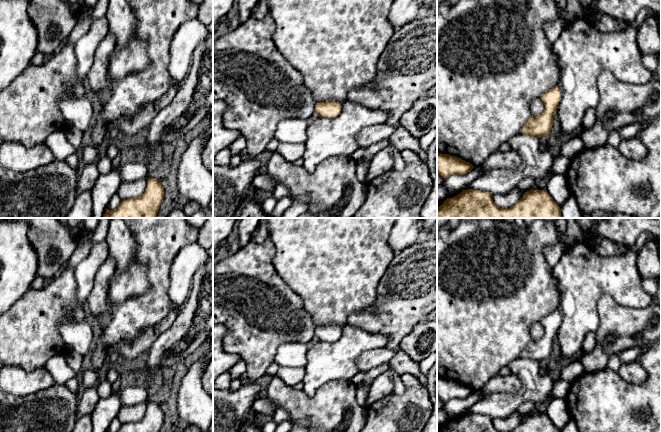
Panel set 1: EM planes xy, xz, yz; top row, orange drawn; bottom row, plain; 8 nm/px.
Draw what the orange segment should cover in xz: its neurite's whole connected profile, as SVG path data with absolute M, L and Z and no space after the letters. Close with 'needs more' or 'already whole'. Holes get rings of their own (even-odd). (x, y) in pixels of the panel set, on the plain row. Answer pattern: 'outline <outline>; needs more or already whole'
outline M334 325L316 327L315 335L320 341L336 341L341 335L342 329Z; already whole

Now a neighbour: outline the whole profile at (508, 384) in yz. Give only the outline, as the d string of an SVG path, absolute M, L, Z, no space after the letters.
M512 373L507 376L497 374L480 391L485 395L492 392L510 394L519 391L521 388L521 380Z

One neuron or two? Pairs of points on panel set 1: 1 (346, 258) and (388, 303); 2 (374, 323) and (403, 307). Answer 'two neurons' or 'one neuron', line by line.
1: two neurons
2: one neuron

